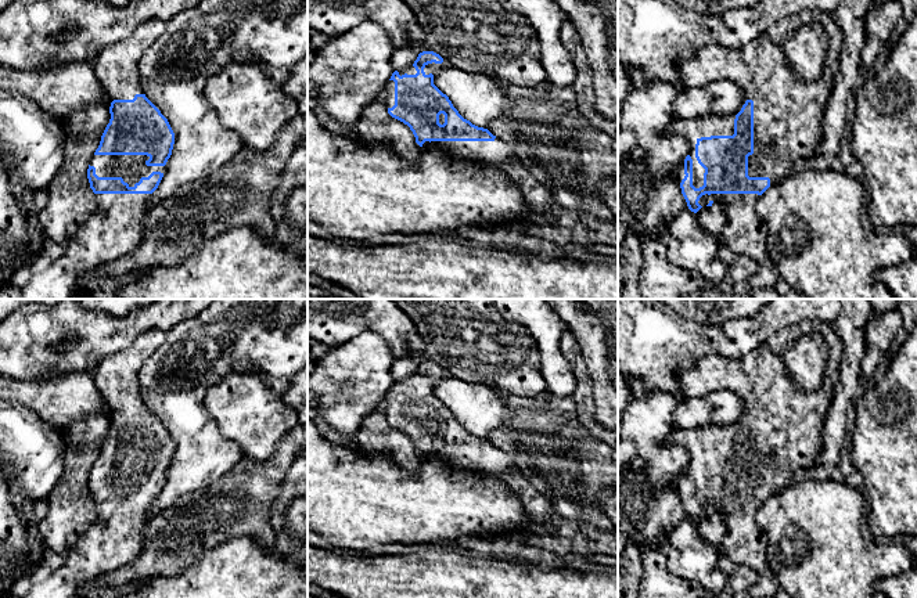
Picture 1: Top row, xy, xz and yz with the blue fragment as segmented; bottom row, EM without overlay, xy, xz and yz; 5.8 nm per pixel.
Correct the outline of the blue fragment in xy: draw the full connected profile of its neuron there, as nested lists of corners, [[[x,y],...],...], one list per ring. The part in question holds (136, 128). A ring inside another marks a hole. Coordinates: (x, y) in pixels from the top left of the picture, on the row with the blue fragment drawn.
[[[148,19],[125,40],[103,48],[93,61],[96,76],[108,97],[111,119],[98,148],[90,159],[87,179],[94,192],[94,210],[64,242],[64,253],[32,269],[21,299],[69,299],[80,275],[98,266],[127,256],[143,241],[148,201],[158,188],[172,155],[175,133],[168,119],[145,97],[139,64],[145,50],[163,33],[165,21]]]

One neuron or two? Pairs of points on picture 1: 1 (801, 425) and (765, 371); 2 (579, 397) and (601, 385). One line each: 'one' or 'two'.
1: one
2: two

